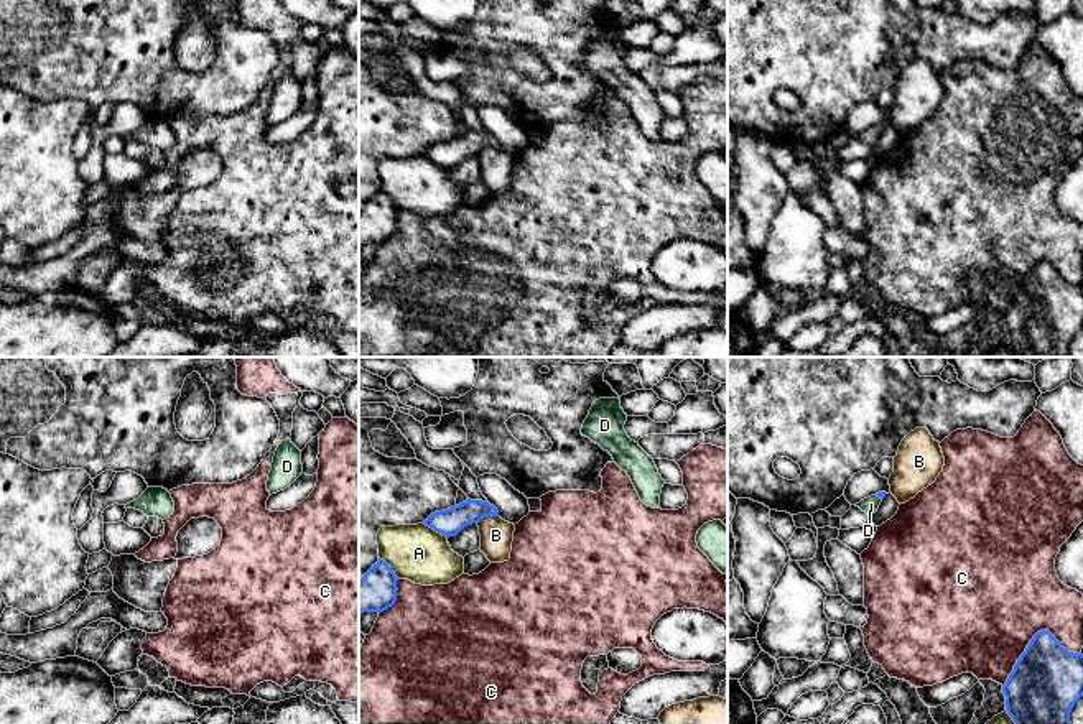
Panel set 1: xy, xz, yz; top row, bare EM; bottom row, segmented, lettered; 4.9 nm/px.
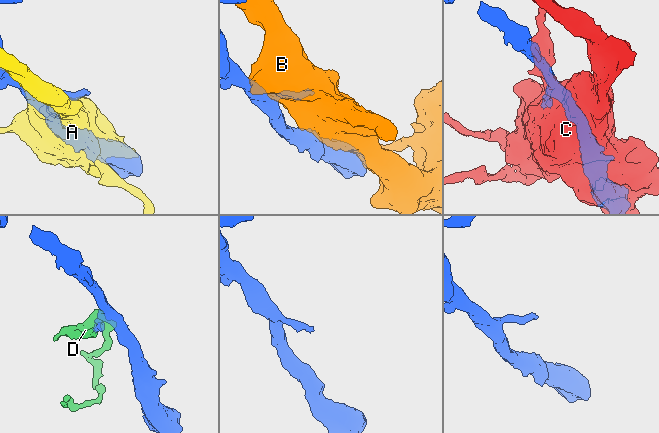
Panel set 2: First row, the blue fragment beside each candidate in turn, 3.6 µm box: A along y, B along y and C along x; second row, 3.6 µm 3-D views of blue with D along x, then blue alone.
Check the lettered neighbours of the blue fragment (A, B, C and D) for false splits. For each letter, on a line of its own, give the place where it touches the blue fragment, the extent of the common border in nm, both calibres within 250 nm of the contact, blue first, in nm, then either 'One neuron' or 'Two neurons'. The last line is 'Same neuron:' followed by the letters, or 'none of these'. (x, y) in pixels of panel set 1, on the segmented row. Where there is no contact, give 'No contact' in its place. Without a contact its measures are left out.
A: Touches blue at xz (435, 530). Shared border 150 nm. Thickness 130 nm (blue) against 280 nm. Two neurons
B: Touches blue at xz (488, 515). Shared border 110 nm. Thickness 130 nm (blue) against 160 nm. Two neurons
C: Touches blue at yz (1032, 639). Shared border 420 nm. Thickness 360 nm (blue) against 500 nm. Two neurons
D: Touches blue at yz (879, 496). Shared border 40 nm. Thickness 30 nm (blue) against 80 nm. One neuron
Same neuron: D

